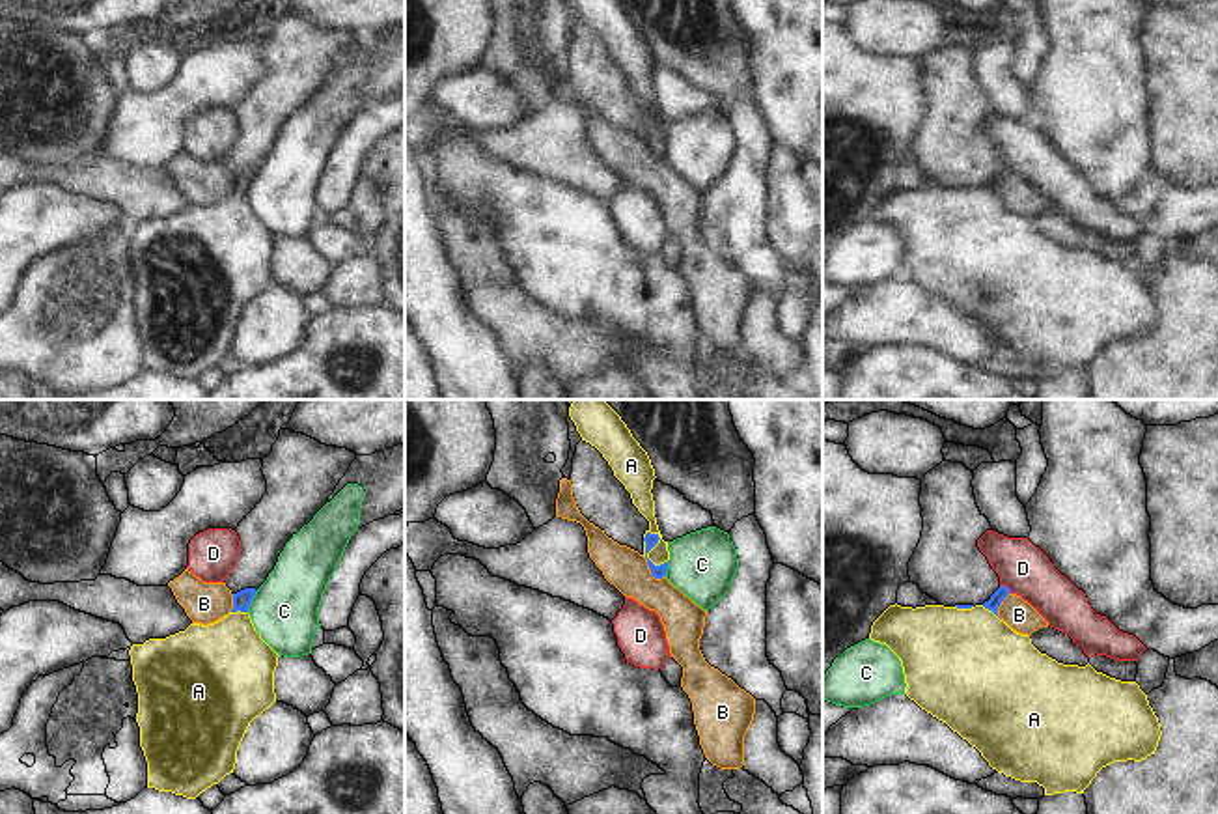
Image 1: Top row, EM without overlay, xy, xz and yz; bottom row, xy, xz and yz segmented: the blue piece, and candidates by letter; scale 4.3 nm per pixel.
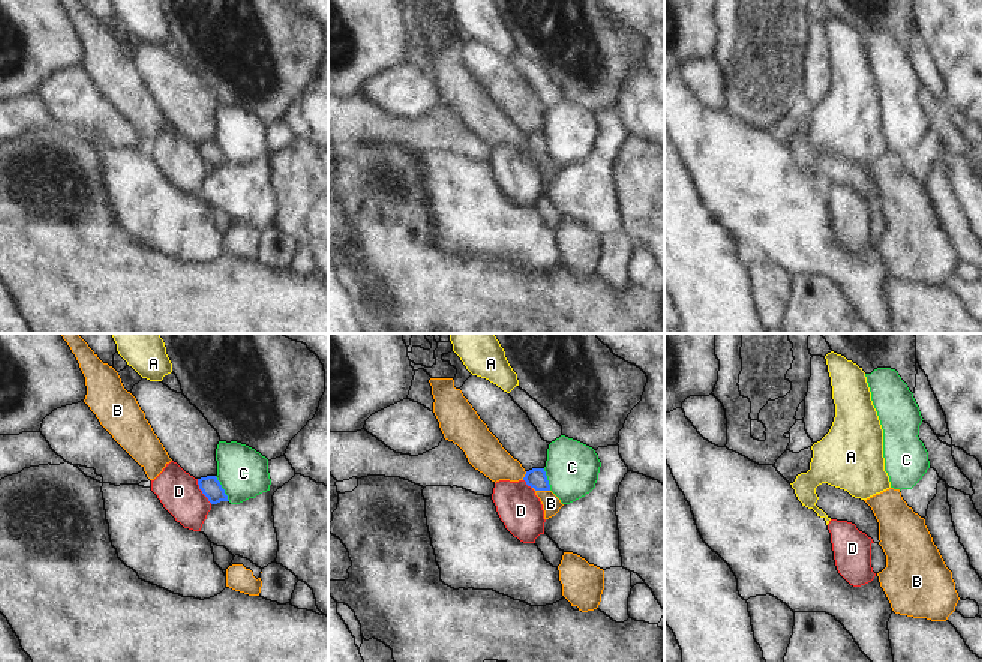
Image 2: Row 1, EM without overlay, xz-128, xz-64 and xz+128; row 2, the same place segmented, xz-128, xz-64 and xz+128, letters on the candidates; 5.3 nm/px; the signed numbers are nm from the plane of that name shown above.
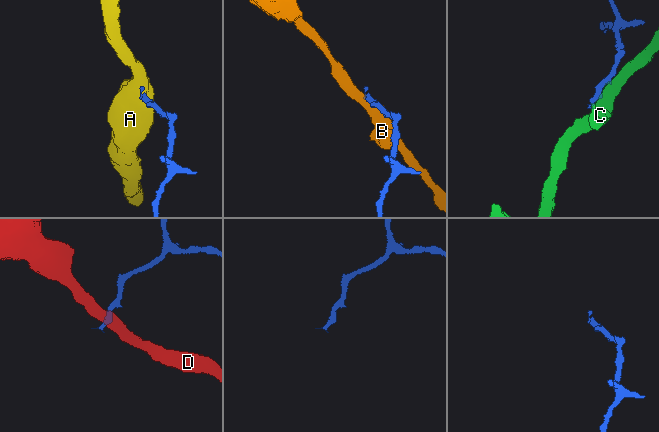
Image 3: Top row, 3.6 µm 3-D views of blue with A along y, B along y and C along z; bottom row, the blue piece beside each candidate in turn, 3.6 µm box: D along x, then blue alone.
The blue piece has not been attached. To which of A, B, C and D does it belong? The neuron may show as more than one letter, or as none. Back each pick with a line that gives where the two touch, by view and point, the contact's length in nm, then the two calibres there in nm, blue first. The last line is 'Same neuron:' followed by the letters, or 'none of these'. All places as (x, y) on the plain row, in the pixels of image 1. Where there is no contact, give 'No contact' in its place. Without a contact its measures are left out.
A: Touches blue at xz (646, 135). Shared border 170 nm. Thickness 60 nm (blue) against 90 nm
Same neuron: A

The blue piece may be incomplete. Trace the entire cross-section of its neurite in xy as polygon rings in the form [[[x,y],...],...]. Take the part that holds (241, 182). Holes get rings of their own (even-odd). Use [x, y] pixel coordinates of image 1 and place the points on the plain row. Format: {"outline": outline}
{"outline": [[[244,170],[233,175],[231,194],[215,205],[190,205],[166,220],[131,228],[147,370],[196,381],[233,355],[250,304],[276,284],[274,252],[280,237],[261,220],[248,196],[256,174]]]}

